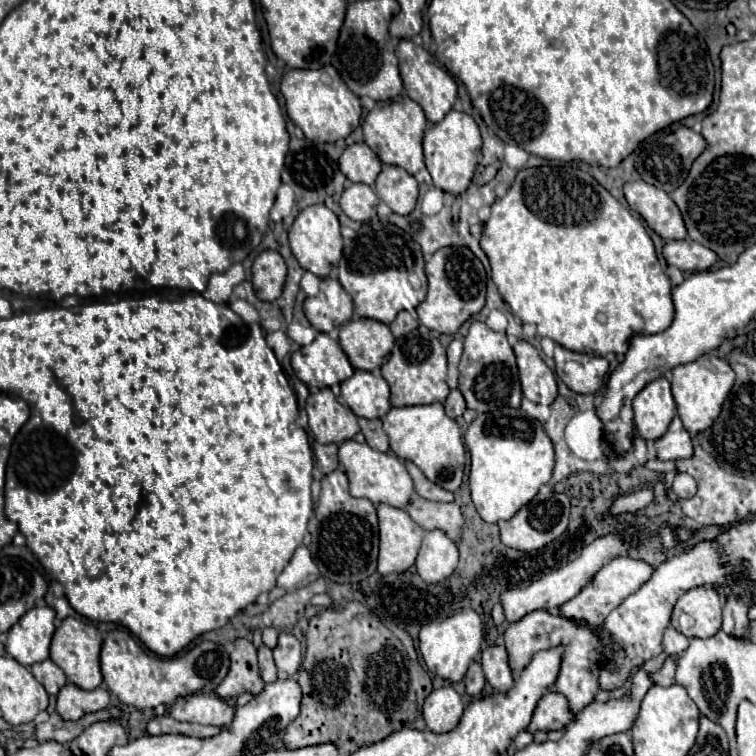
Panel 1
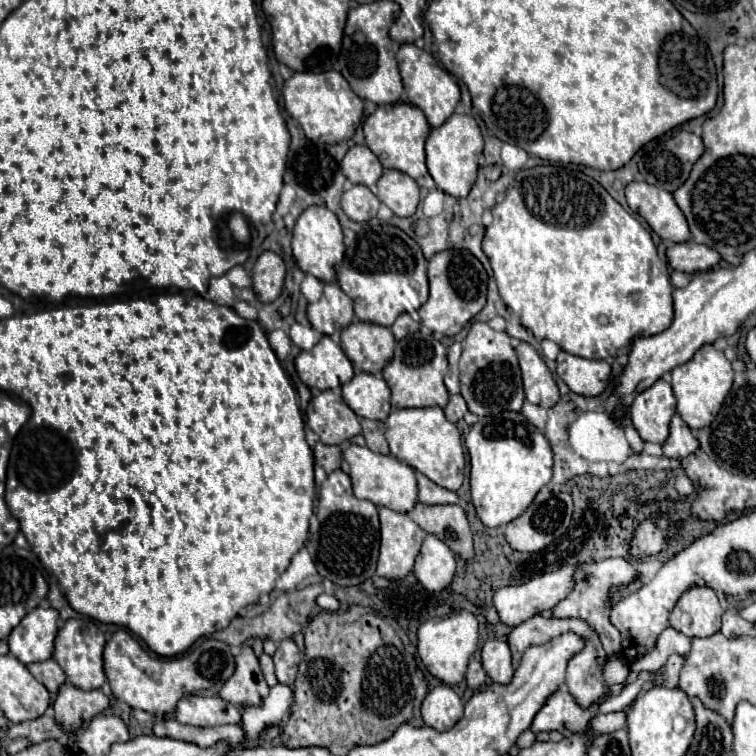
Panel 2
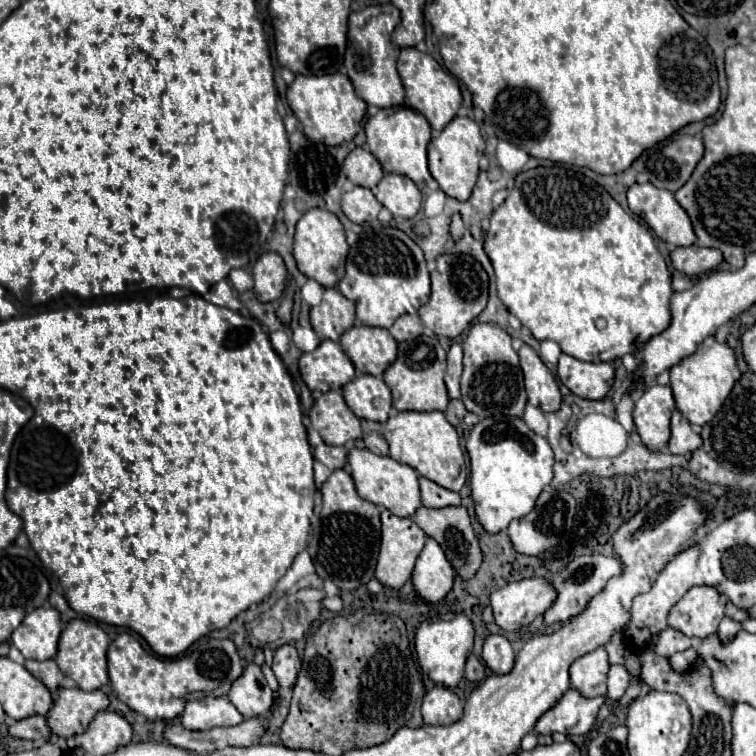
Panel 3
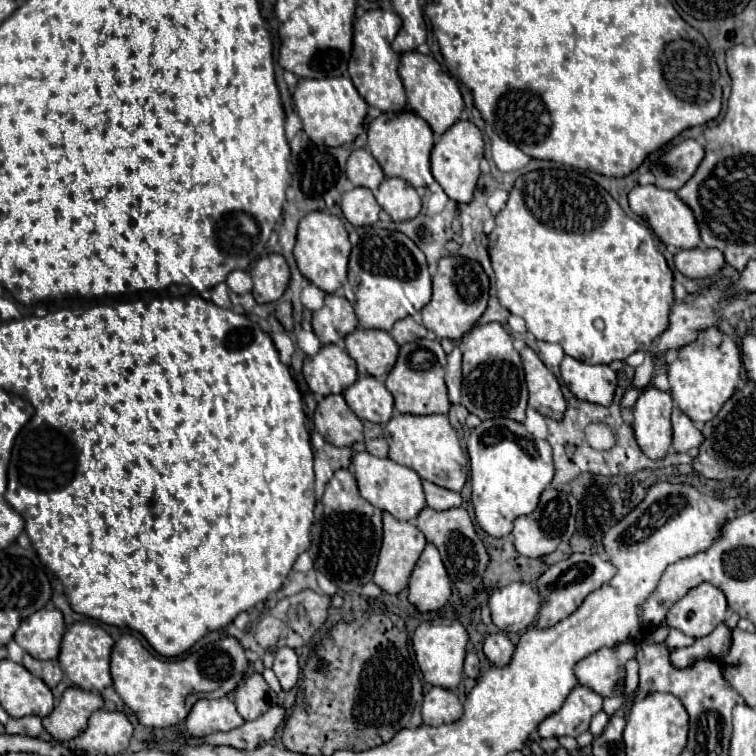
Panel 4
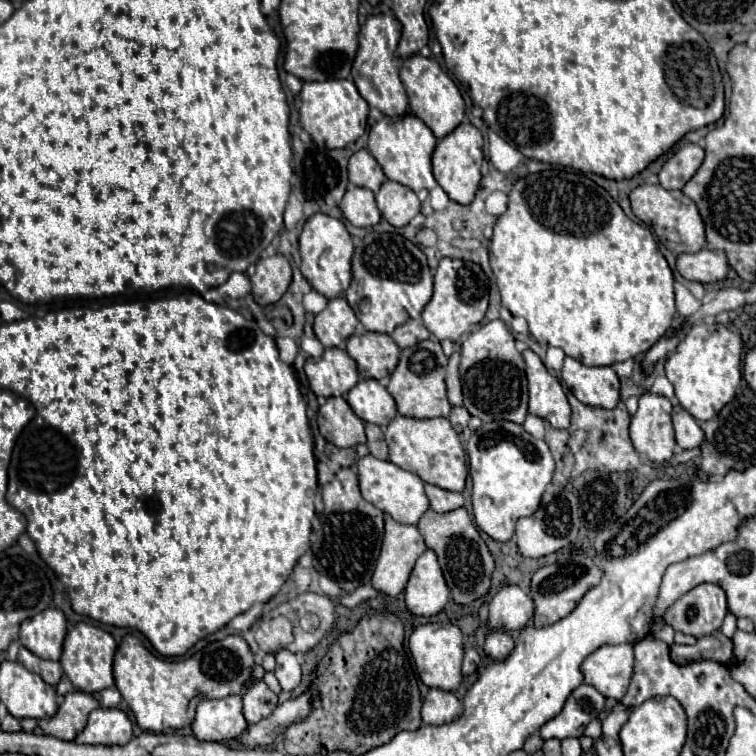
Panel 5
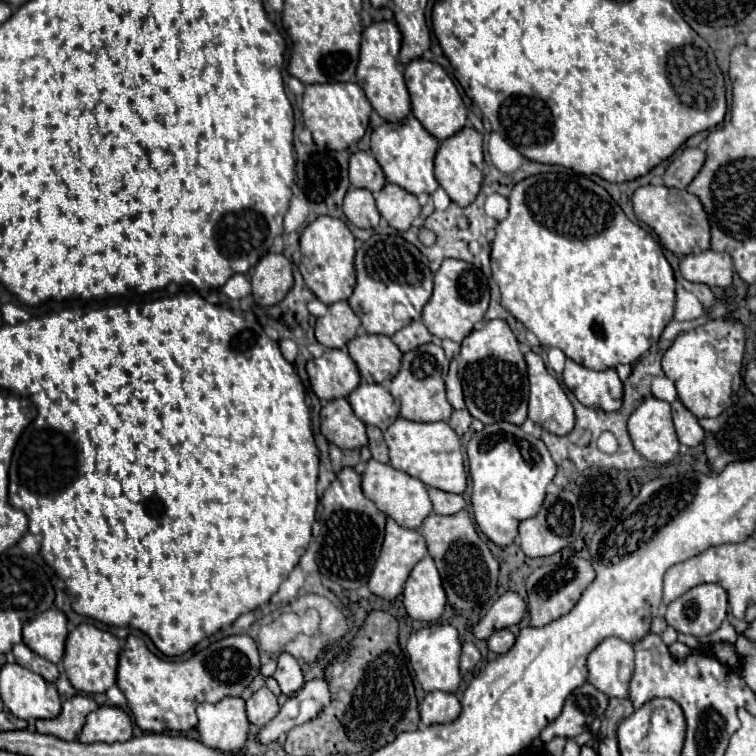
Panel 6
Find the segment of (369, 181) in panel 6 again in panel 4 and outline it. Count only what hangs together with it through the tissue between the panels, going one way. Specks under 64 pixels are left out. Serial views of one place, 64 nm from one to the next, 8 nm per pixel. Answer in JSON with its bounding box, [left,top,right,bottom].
[346,148,384,190]

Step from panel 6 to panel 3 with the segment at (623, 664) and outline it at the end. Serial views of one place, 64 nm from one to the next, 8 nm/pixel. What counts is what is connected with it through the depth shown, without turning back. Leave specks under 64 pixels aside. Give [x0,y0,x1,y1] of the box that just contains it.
[570,646,608,698]

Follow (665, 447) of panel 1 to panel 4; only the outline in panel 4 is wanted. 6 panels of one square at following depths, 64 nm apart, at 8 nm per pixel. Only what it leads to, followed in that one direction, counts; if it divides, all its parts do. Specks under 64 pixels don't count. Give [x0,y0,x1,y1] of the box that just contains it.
[672,408,704,454]

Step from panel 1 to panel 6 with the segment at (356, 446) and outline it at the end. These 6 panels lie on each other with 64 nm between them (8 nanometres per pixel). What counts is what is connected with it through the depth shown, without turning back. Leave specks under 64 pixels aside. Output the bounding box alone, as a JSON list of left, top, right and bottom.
[362,458,432,528]

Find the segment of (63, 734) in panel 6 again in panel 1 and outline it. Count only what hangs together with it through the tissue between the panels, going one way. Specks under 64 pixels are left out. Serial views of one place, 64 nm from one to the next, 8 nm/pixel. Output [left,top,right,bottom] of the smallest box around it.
[56,684,110,720]

